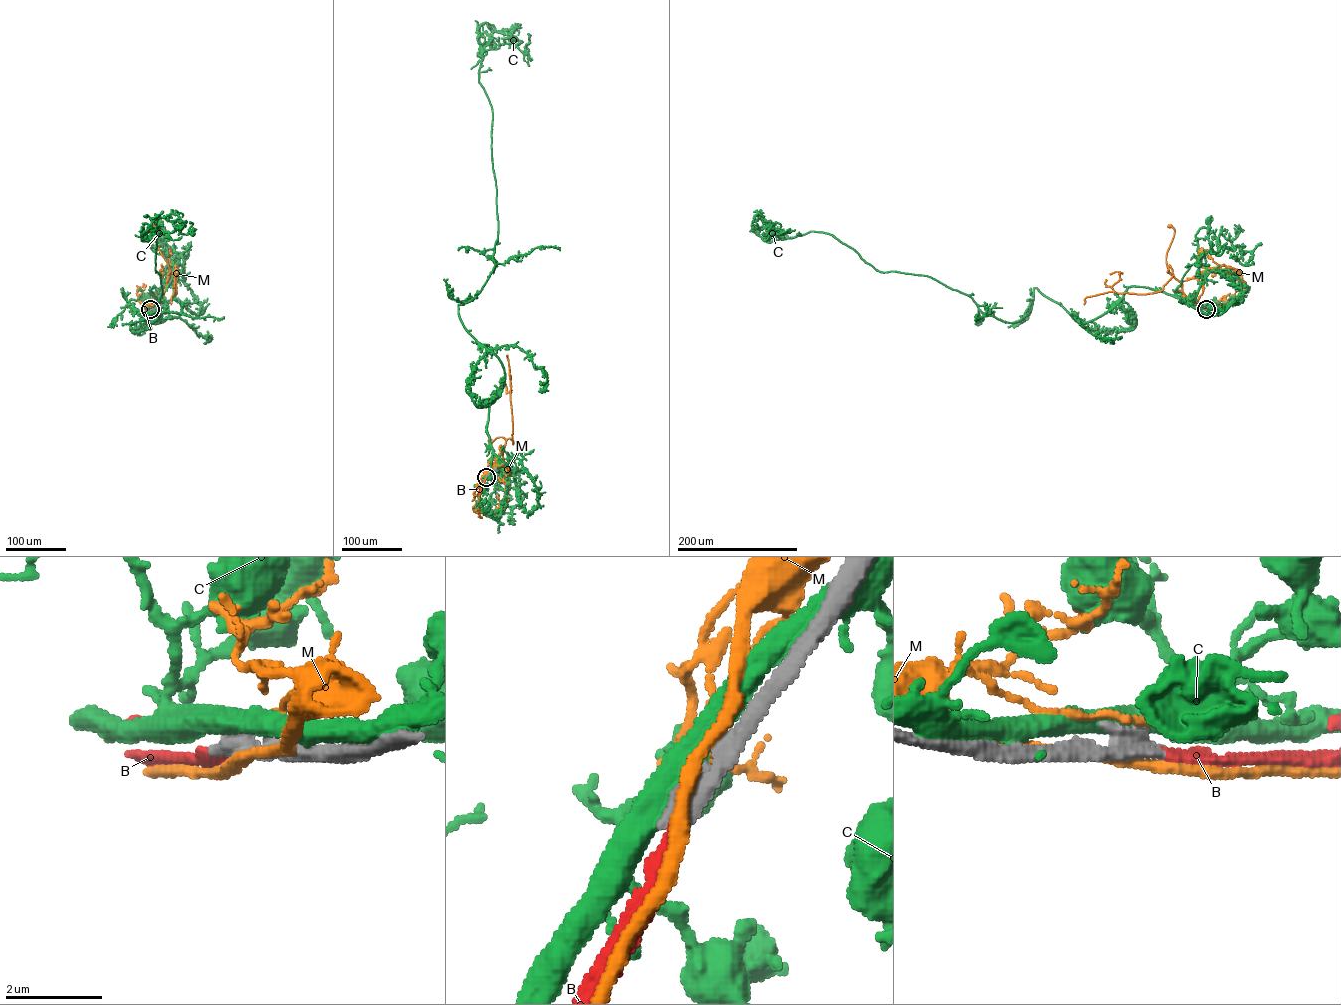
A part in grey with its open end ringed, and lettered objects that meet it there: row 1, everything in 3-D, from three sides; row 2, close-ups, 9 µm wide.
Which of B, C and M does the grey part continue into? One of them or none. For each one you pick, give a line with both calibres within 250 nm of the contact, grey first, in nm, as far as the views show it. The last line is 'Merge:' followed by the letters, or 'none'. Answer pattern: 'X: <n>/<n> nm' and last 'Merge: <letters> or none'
B: 360/260 nm
Merge: B

